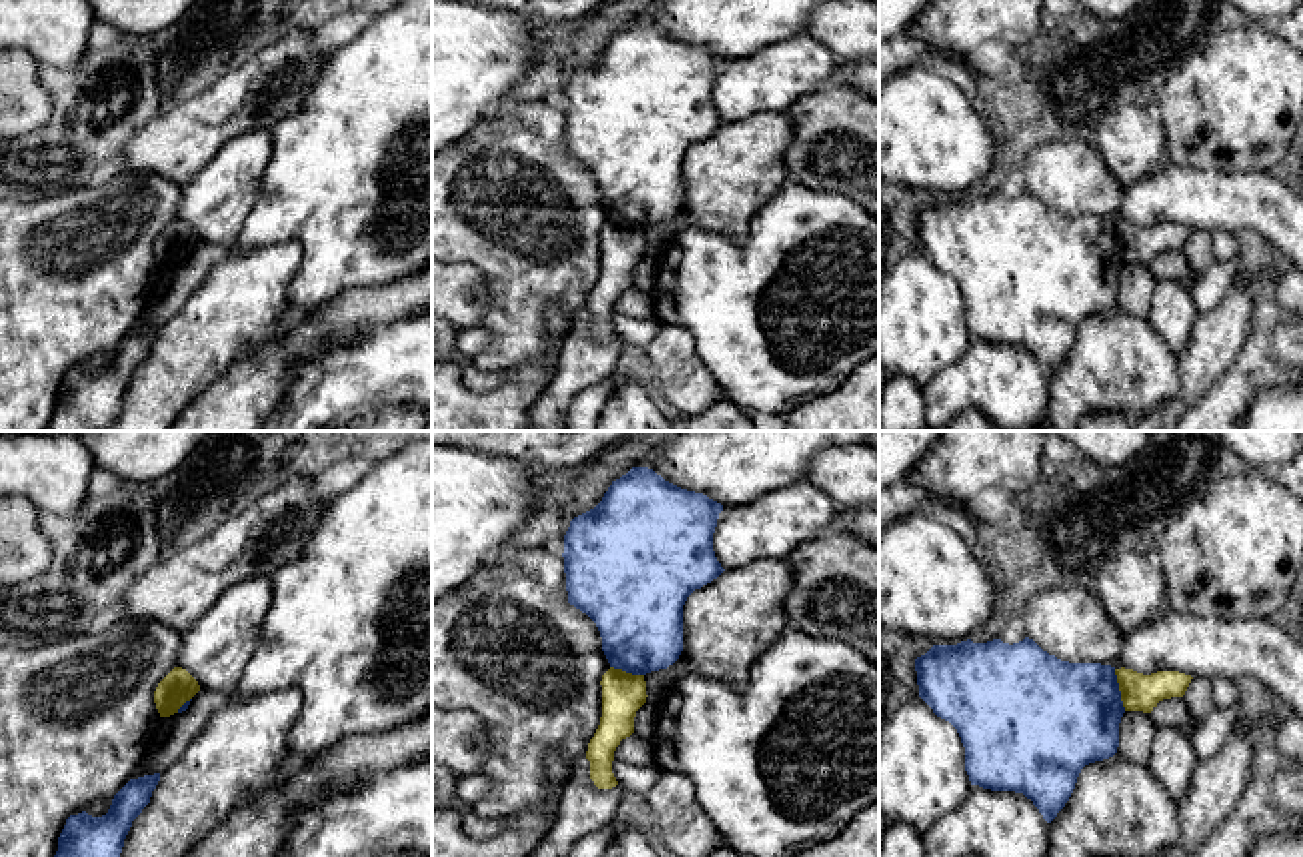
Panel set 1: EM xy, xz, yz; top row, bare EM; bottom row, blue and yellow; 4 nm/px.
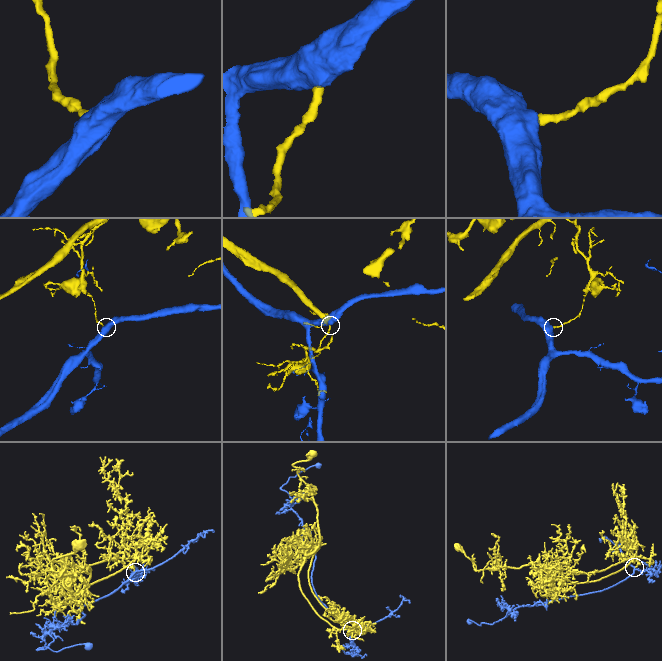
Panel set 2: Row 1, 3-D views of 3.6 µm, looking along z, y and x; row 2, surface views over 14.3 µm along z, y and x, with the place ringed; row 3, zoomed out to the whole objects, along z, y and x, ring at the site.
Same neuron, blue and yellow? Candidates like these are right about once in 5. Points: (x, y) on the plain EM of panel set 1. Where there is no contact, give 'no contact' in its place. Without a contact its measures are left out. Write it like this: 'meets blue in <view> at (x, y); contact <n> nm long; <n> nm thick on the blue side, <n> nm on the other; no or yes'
meets blue in yz at (1118, 242); contact 180 nm long; 440 nm thick on the blue side, 150 nm on the other; no

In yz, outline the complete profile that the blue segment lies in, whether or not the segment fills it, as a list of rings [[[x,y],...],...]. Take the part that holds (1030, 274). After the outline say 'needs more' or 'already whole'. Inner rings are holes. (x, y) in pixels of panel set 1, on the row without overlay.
[[[1025,190],[1013,198],[933,198],[915,224],[919,250],[961,290],[971,338],[1023,346],[1047,376],[1069,354],[1081,322],[1117,306],[1125,260],[1111,218],[1061,214]]]; already whole

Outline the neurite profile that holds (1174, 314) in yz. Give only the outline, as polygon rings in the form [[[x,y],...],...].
[[[1159,280],[1155,284],[1147,320],[1175,354],[1189,344],[1197,316],[1187,282]]]

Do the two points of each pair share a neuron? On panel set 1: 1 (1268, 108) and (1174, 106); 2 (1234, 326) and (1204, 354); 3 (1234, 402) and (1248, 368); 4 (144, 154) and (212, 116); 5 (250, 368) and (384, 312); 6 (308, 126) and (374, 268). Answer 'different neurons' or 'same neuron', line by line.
1: same neuron
2: same neuron
3: same neuron
4: same neuron
5: same neuron
6: same neuron

